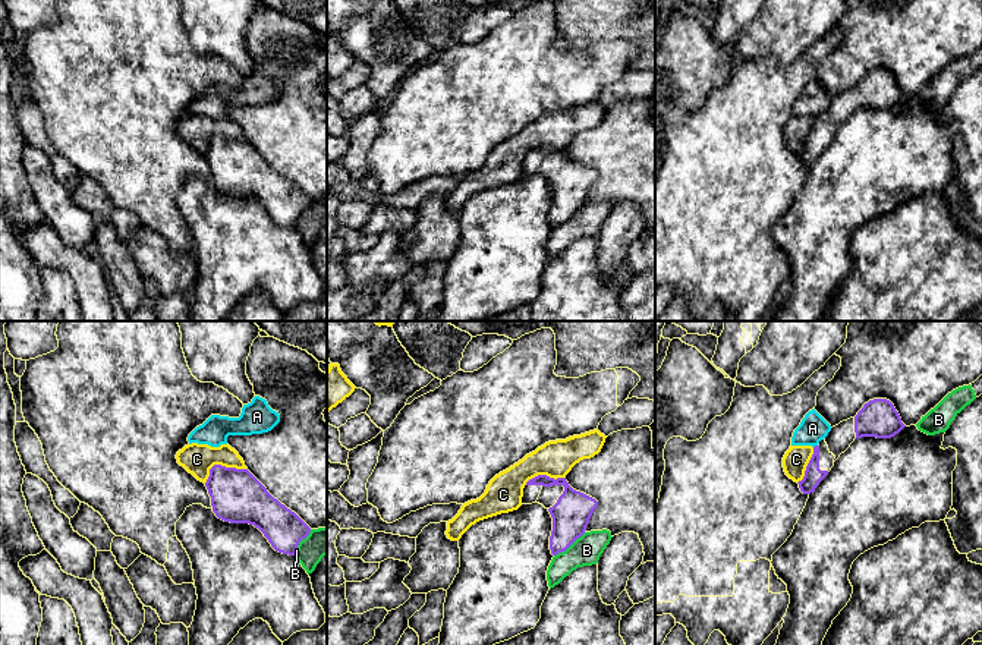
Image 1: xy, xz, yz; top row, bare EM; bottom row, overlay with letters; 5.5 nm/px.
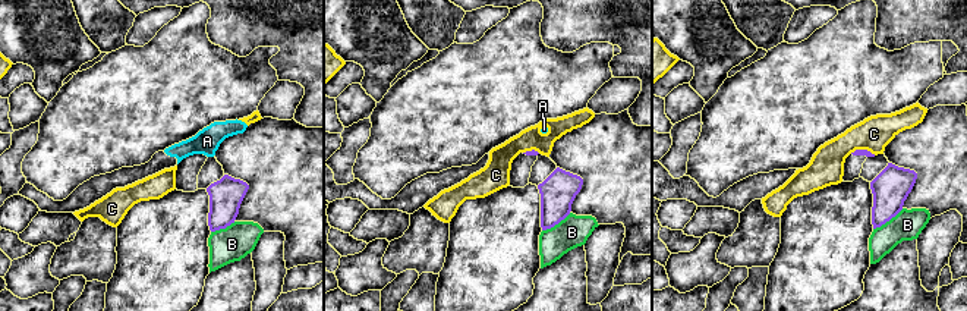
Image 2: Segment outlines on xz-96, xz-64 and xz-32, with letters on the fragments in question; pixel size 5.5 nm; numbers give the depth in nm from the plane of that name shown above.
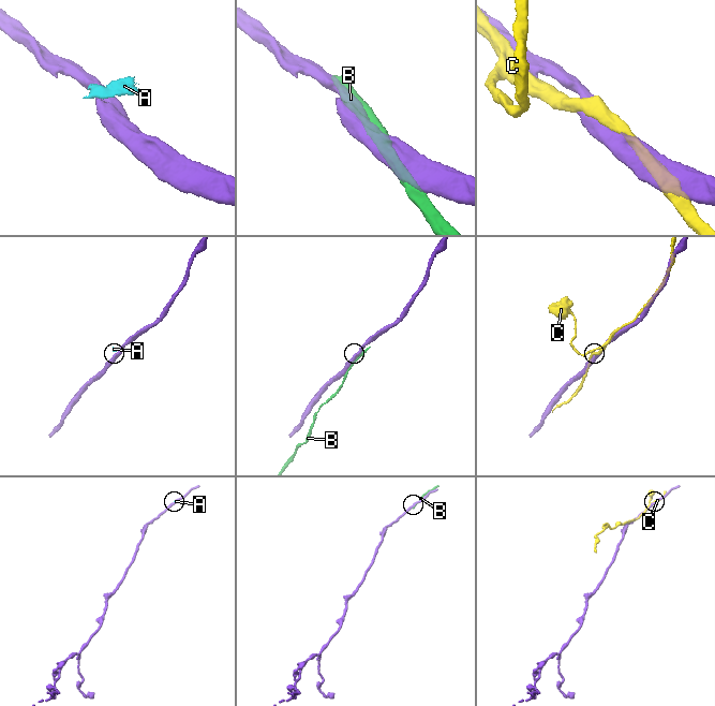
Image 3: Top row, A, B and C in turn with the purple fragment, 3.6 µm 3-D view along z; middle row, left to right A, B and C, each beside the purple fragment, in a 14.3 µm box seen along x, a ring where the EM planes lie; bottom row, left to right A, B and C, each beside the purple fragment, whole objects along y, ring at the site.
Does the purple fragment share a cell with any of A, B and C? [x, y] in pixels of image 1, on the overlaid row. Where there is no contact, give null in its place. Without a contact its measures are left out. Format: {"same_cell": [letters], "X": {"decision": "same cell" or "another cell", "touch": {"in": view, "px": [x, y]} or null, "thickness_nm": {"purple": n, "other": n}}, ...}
{"same_cell": [], "A": {"decision": "another cell", "touch": {"in": "yz", "px": [815, 446]}, "thickness_nm": {"purple": 100, "other": 150}}, "B": {"decision": "another cell", "touch": {"in": "xz", "px": [569, 546]}, "thickness_nm": {"purple": 220, "other": 160}}, "C": {"decision": "another cell", "touch": {"in": "xy", "px": [222, 466]}, "thickness_nm": {"purple": 280, "other": 170}}}

